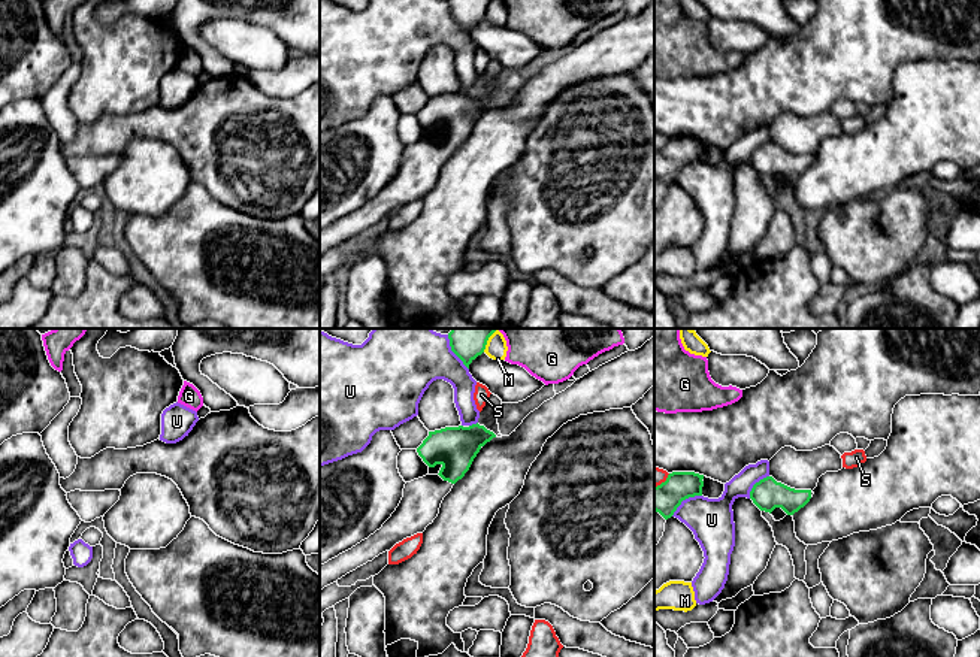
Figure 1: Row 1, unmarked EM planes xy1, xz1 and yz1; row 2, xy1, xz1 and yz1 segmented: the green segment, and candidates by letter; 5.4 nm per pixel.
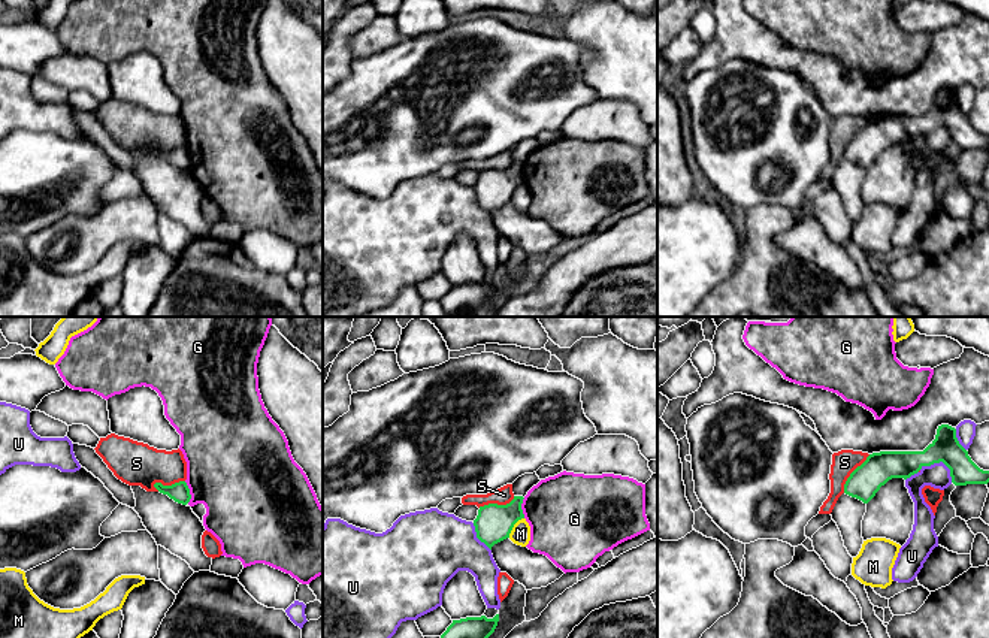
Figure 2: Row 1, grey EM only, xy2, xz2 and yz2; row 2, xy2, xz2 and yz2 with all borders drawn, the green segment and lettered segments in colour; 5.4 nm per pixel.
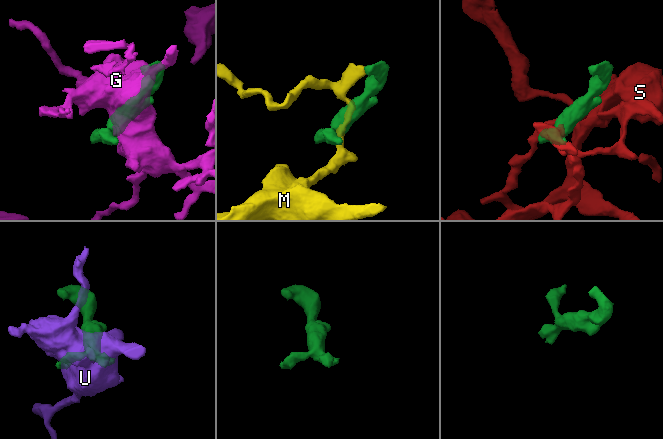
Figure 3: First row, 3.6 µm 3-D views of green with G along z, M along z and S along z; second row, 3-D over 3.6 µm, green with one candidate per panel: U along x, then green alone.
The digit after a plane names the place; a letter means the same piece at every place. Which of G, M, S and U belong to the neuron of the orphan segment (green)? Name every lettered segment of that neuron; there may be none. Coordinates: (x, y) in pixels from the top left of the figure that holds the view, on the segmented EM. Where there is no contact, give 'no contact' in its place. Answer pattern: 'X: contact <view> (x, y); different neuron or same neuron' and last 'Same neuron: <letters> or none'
G: contact xy2 (188, 492); different neuron
M: contact xz2 (513, 526); different neuron
S: contact yz2 (850, 474); different neuron
U: contact yz2 (931, 463); different neuron
Same neuron: none

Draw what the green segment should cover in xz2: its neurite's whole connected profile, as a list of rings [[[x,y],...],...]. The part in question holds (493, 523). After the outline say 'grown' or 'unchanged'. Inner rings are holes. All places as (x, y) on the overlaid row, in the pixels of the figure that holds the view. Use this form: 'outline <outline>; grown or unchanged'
outline [[[514,496],[506,505],[489,504],[480,507],[474,526],[477,538],[490,550],[494,544],[509,538],[514,524],[524,518],[523,499],[523,496]]]; unchanged

